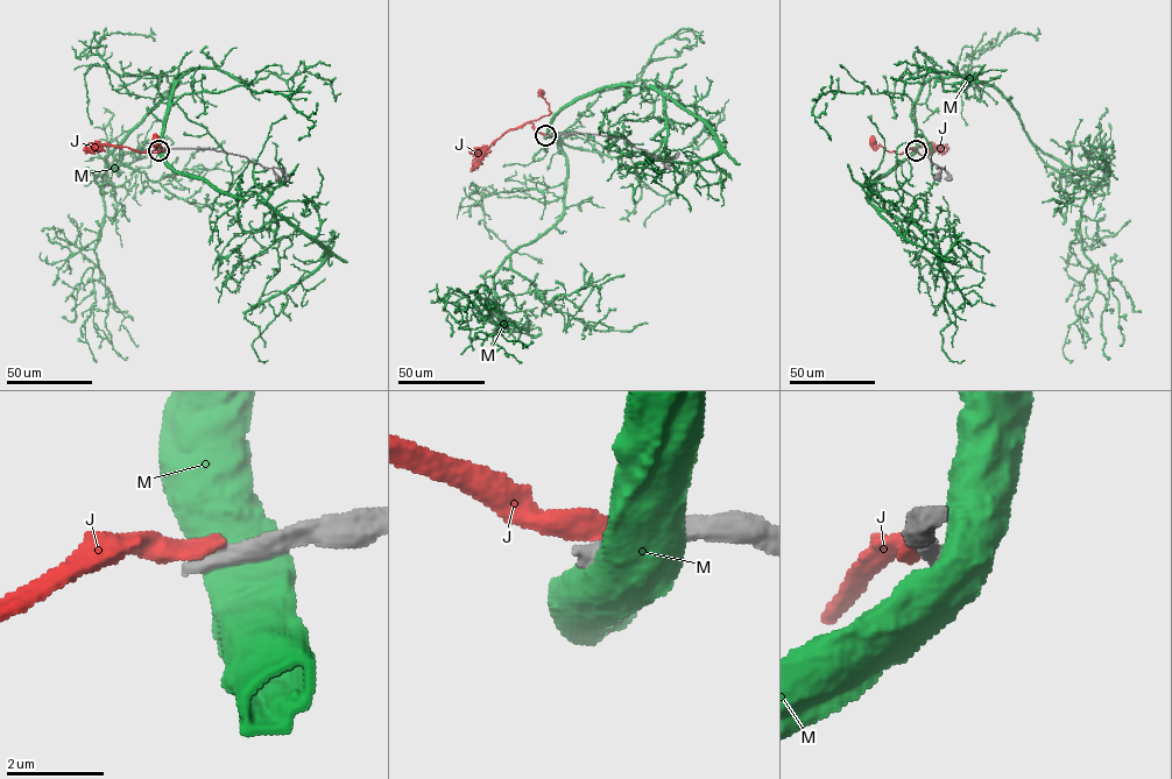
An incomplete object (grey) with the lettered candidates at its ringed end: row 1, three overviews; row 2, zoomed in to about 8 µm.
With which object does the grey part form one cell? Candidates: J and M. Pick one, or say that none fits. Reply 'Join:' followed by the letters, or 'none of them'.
Join: none of them

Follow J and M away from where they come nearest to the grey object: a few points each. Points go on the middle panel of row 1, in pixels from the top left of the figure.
J: (545, 135), (536, 132), (530, 121), (551, 112), (539, 92)
M: (545, 135), (621, 153), (605, 114), (655, 86), (720, 150), (637, 165), (652, 157), (662, 182)

